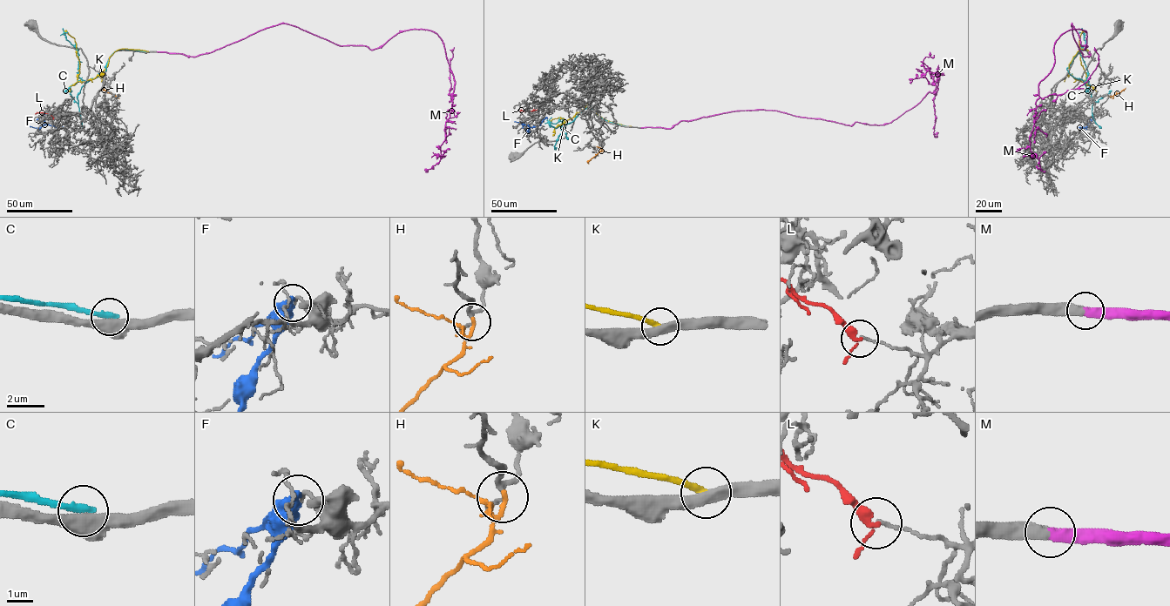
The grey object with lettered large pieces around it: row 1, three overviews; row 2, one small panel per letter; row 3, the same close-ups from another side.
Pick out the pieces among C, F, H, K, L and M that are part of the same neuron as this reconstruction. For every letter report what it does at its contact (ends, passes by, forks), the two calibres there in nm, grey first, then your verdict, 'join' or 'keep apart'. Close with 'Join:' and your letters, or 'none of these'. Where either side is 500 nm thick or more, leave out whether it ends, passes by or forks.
C: it ends | 400/280 nm | keep apart
F: 150/650 nm | keep apart
H: it forks | 150/100 nm | join
K: it ends | 400/240 nm | keep apart
L: it passes by | 130/260 nm | keep apart
M: it ends | 420/420 nm | join
Join: H, M

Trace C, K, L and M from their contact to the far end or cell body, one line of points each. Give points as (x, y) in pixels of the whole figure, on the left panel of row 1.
C: (145, 51), (119, 49), (110, 57), (105, 71), (85, 82), (78, 75), (77, 51), (66, 39), (63, 28)
K: (148, 51), (119, 49), (110, 57), (100, 73), (80, 82), (76, 43), (64, 33)
L: (53, 117), (48, 113), (35, 113)
M: (156, 51), (207, 54), (280, 23), (370, 50), (407, 30), (432, 30), (455, 84), (442, 158), (425, 171)

